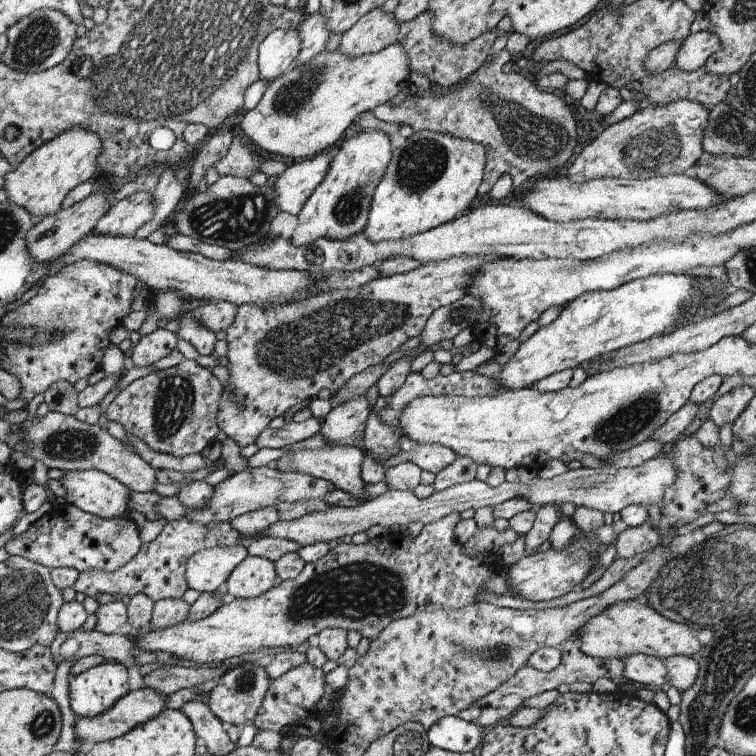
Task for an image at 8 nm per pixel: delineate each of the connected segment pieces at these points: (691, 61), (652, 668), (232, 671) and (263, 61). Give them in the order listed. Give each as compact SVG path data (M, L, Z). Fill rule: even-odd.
M710 31L692 33L684 39L673 66L677 66L681 72L687 74L705 65L710 55L720 46L721 40L716 33Z
M644 653L633 654L624 659L624 676L630 683L640 682L642 684L652 684L668 686L667 668L664 661L655 656Z
M246 661L242 664L235 664L235 667L227 668L226 672L218 678L218 685L209 694L207 705L225 725L242 725L252 721L258 714L258 709L262 706L262 701L272 682L265 668L265 666Z
M299 26L296 29L273 30L262 39L259 46L259 75L268 82L272 82L277 76L297 66L297 56L300 51L301 36L299 35Z

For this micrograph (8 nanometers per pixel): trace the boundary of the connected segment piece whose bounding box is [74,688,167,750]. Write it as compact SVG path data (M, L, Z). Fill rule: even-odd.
M137 689L125 694L114 706L111 706L105 713L97 717L78 717L75 718L74 736L76 748L88 749L96 743L109 741L132 730L135 726L142 725L151 718L161 713L166 708L166 696L152 689Z

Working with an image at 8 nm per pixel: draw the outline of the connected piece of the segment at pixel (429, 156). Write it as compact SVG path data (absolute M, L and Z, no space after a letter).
M426 129L414 131L394 150L394 158L376 187L362 234L369 241L406 240L462 216L479 195L486 153L479 142Z

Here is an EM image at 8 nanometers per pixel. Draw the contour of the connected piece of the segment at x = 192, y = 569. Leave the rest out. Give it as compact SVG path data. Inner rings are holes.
M242 544L199 550L187 562L187 585L201 593L214 592L224 586L232 571L248 555L247 547Z

